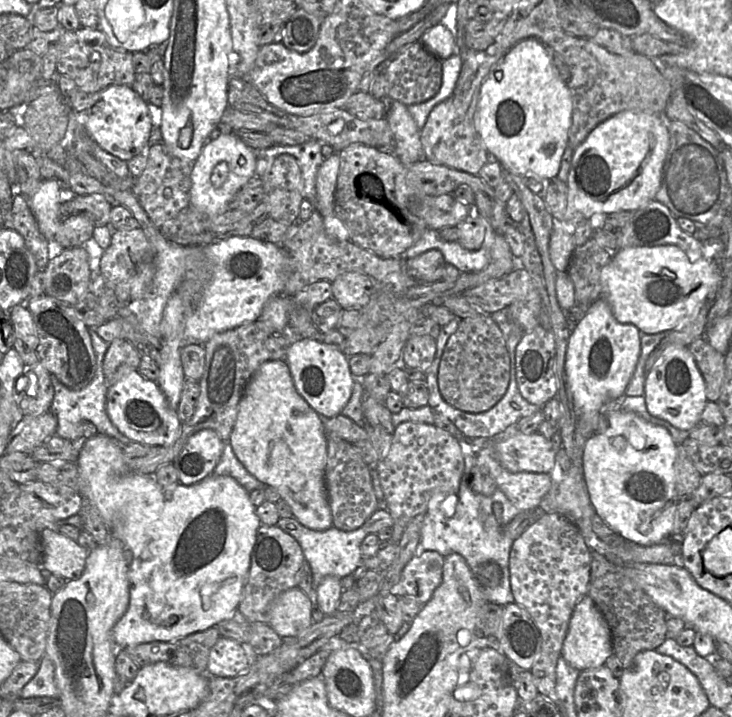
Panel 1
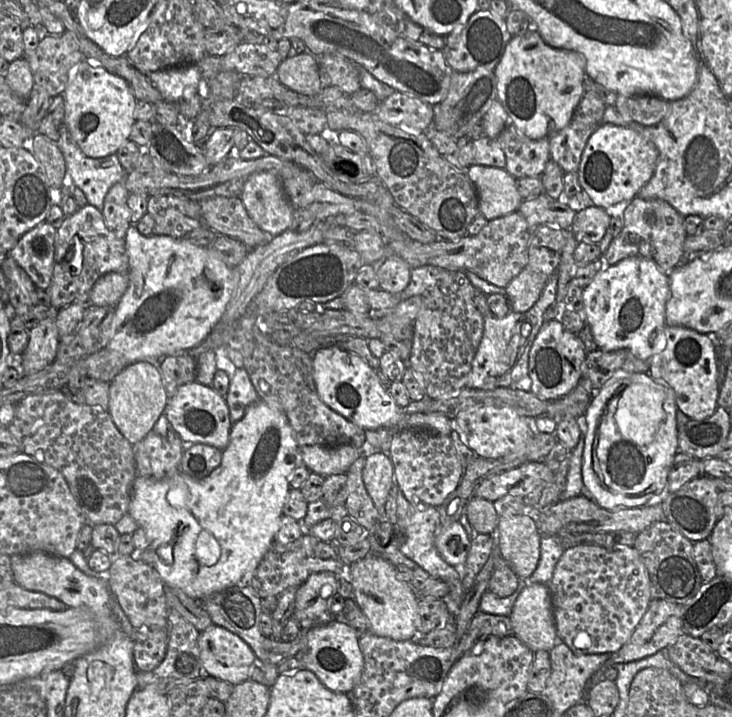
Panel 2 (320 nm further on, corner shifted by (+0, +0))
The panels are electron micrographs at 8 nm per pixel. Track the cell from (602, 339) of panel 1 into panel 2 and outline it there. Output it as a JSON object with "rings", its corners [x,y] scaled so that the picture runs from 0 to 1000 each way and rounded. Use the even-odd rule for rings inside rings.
{"rings":[[[862,357],[854,360],[839,370],[828,370],[824,377],[820,378],[811,389],[798,400],[796,403],[796,431],[788,434],[796,438],[798,449],[801,449],[806,459],[813,478],[817,487],[822,490],[839,490],[844,487],[858,487],[862,492],[876,502],[885,502],[891,498],[893,492],[902,490],[907,483],[907,457],[910,456],[908,449],[908,432],[910,424],[915,413],[915,399],[914,399],[914,379],[907,379],[899,370],[888,360],[877,357]]]}

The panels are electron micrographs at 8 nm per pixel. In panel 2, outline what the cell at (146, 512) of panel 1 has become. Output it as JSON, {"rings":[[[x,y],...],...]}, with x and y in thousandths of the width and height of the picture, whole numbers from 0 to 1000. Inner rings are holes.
{"rings":[[[352,558],[337,569],[328,586],[317,591],[313,618],[303,628],[302,646],[280,667],[268,669],[246,657],[221,668],[186,664],[182,672],[175,717],[186,727],[189,736],[197,739],[202,755],[202,763],[193,771],[193,781],[205,787],[214,796],[227,820],[245,821],[272,840],[313,819],[339,815],[340,806],[376,753],[387,720],[387,706],[396,683],[395,662],[408,647],[414,647],[411,646],[411,626],[391,580],[358,558]]]}

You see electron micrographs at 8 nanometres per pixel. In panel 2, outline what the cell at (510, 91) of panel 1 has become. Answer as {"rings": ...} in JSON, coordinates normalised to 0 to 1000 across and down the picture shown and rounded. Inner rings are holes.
{"rings":[[[727,39],[717,47],[699,50],[675,96],[675,103],[679,138],[693,156],[695,172],[721,192],[751,192],[777,172],[792,144],[799,123],[799,81],[787,71],[761,68],[749,63],[736,45]]]}

